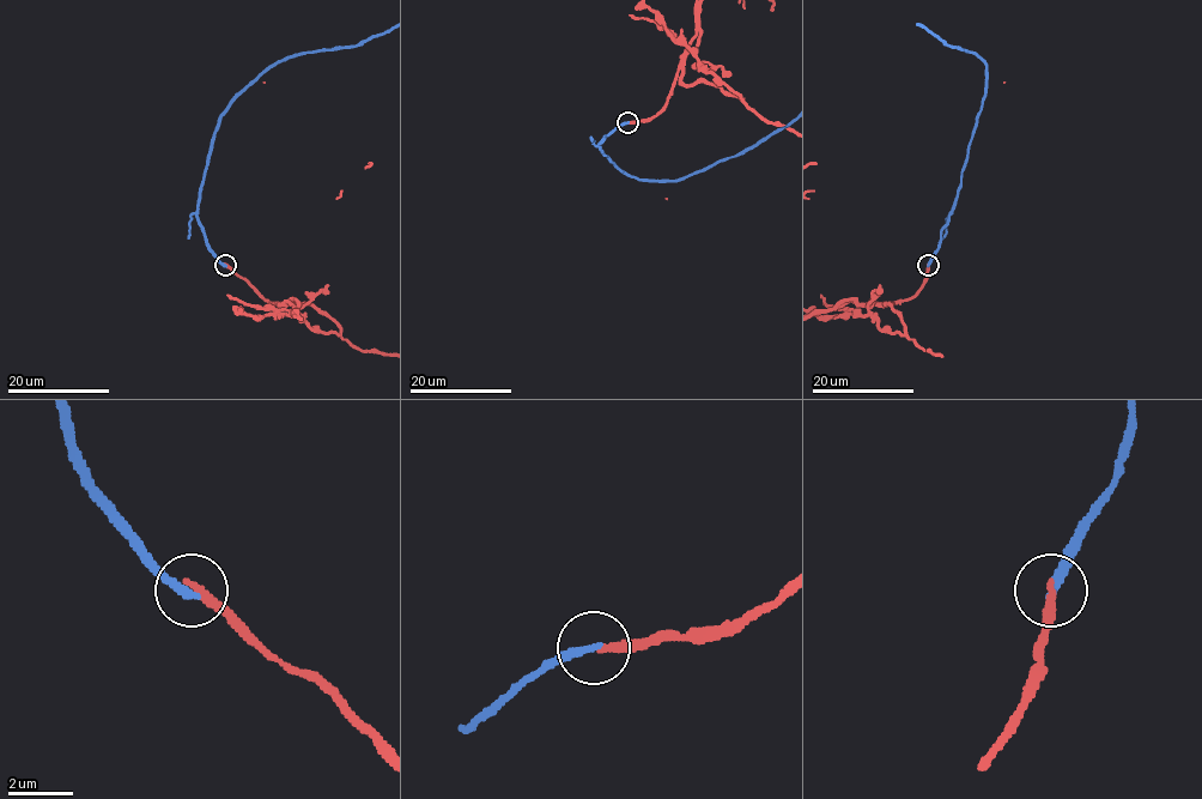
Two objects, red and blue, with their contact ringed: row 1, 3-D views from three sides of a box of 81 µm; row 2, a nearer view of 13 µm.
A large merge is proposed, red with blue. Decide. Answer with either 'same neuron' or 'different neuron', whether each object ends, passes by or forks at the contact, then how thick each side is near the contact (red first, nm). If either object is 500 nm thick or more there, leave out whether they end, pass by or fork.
different neuron; red ends there; blue ends there; 260 nm thick on the red side, 240 nm on the other

